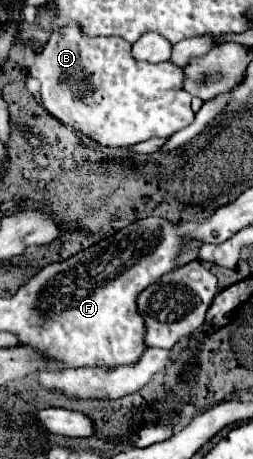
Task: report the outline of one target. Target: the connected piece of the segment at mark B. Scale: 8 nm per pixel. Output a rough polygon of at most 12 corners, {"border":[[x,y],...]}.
{"border":[[51,31],[43,107],[107,147],[191,125],[183,71]]}

